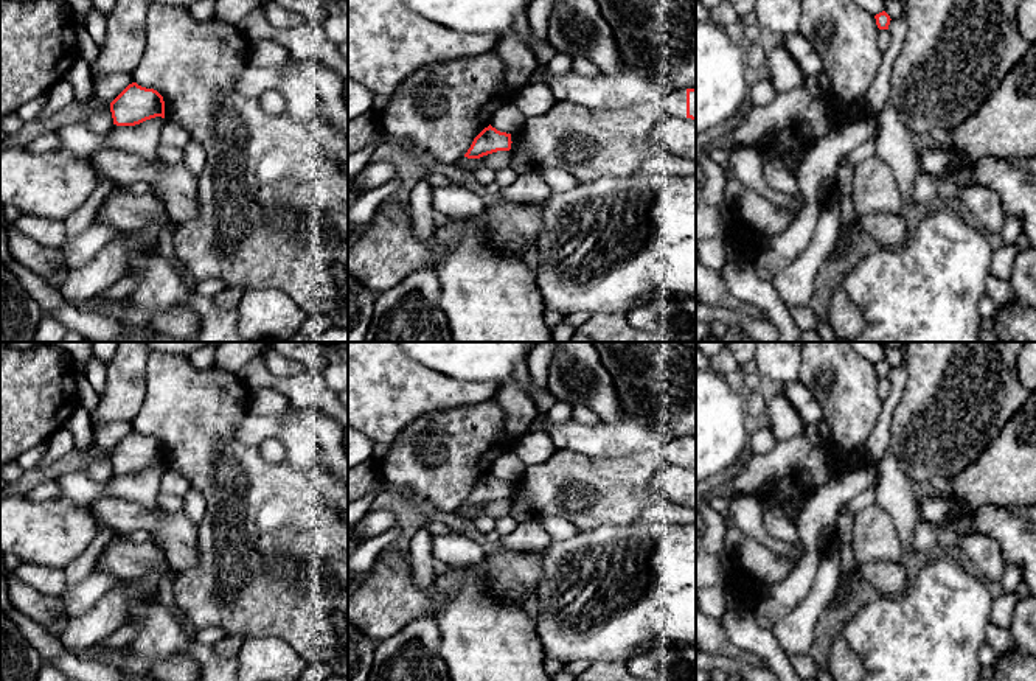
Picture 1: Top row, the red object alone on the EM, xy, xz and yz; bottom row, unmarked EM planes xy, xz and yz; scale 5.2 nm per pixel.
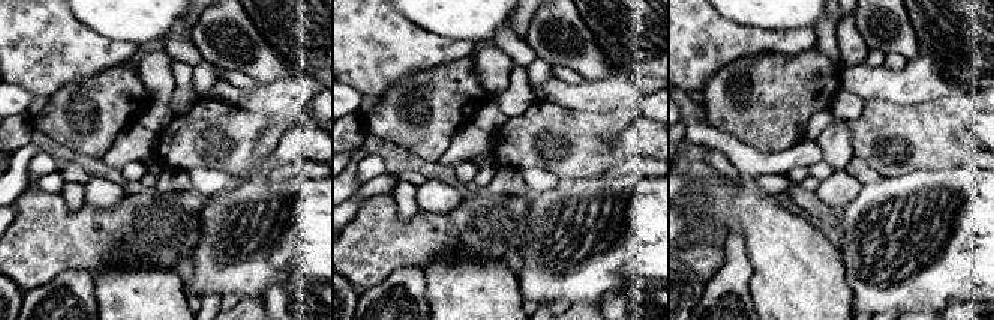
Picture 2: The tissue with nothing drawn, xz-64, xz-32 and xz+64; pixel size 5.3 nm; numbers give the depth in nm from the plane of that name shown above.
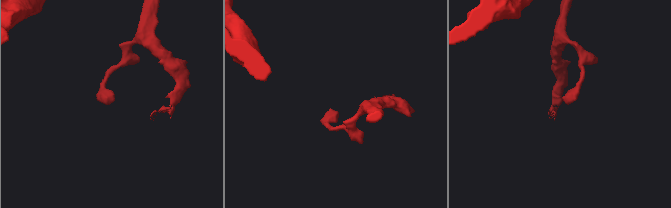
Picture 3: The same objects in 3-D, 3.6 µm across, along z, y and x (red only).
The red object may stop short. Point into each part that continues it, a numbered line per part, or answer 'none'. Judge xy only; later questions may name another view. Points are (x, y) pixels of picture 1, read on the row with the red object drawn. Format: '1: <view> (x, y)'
none

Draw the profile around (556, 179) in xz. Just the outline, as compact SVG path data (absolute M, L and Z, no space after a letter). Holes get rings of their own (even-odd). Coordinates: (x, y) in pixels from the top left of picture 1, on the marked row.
M537 166L536 171L551 191L567 191L581 182L578 177L555 166Z

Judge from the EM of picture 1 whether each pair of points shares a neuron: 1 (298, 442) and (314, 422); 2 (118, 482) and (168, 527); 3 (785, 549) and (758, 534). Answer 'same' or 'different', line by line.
1: same
2: different
3: same

